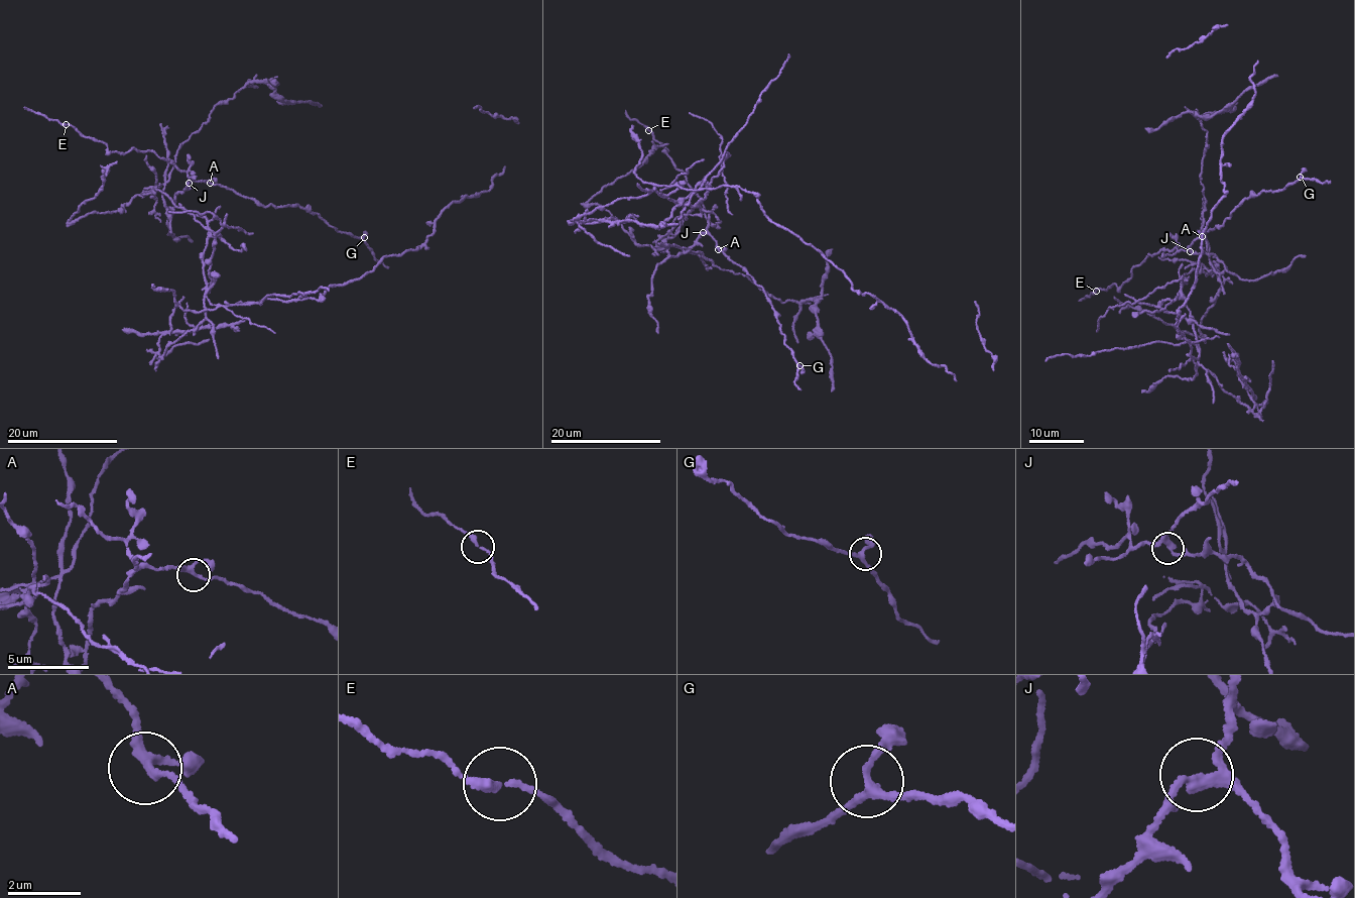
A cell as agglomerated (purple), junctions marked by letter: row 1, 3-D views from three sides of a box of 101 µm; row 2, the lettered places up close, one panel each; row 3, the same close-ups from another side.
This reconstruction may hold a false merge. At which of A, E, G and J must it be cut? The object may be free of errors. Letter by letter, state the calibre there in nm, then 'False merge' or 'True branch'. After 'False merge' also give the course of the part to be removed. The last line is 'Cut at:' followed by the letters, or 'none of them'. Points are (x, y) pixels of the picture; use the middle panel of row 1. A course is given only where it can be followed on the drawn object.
A: Thickness 200 nm. True branch
E: Thickness 240 nm. True branch
G: Thickness 200 nm. True branch
J: Thickness 240 nm. False merge
Cut at: J

